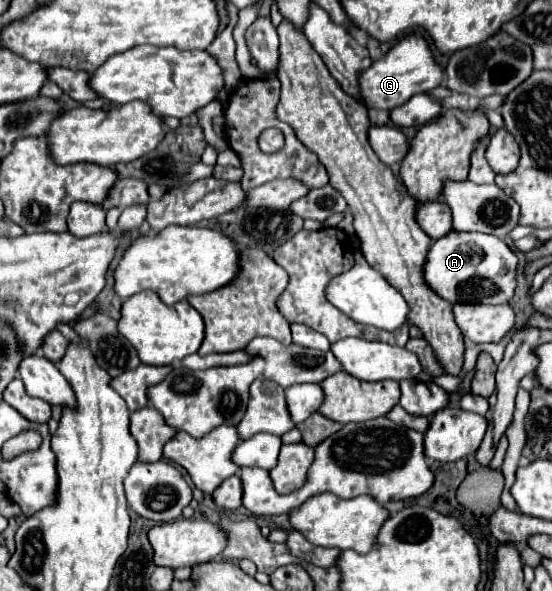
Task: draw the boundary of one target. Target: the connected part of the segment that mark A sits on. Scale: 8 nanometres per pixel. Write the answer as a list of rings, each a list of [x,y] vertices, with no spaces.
[[[452,231],[444,237],[440,237],[438,241],[432,243],[432,247],[428,249],[426,261],[424,261],[424,279],[426,285],[442,299],[446,299],[448,303],[482,303],[482,305],[500,305],[500,303],[508,303],[514,295],[514,287],[516,287],[516,263],[518,257],[514,255],[514,251],[498,237],[494,235],[486,235],[486,233],[460,233],[460,231]]]

